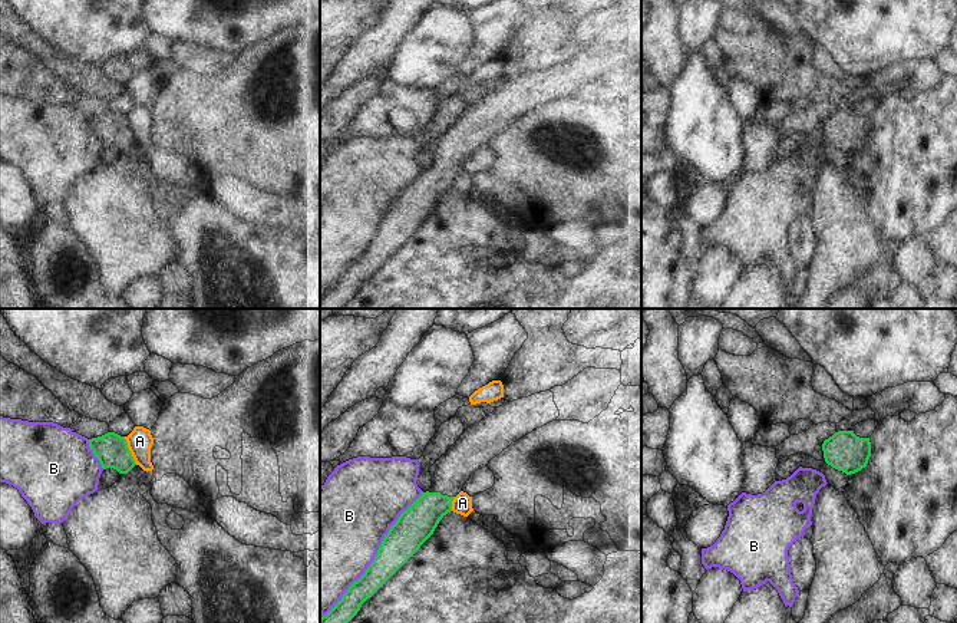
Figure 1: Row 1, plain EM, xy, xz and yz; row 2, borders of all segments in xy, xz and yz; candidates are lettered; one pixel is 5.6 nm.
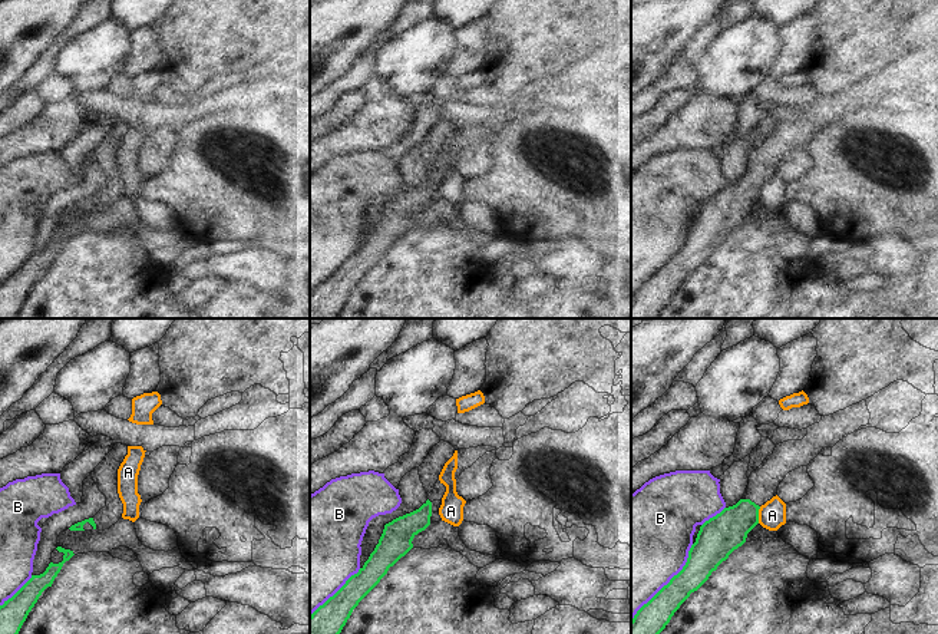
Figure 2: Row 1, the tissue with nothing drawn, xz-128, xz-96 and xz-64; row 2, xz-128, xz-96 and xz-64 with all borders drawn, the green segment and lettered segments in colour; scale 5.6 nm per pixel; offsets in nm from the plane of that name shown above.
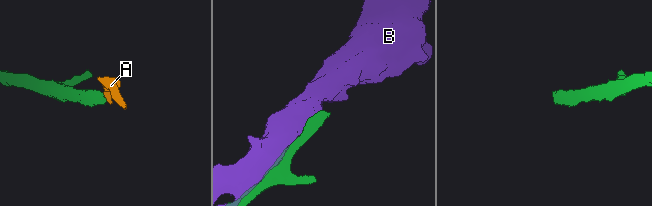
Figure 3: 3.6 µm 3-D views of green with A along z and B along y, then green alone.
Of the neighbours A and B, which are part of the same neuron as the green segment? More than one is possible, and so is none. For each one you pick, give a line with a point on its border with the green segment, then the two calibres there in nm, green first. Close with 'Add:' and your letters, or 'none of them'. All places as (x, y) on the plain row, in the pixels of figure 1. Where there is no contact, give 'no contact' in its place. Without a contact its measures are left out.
Add: none of them

